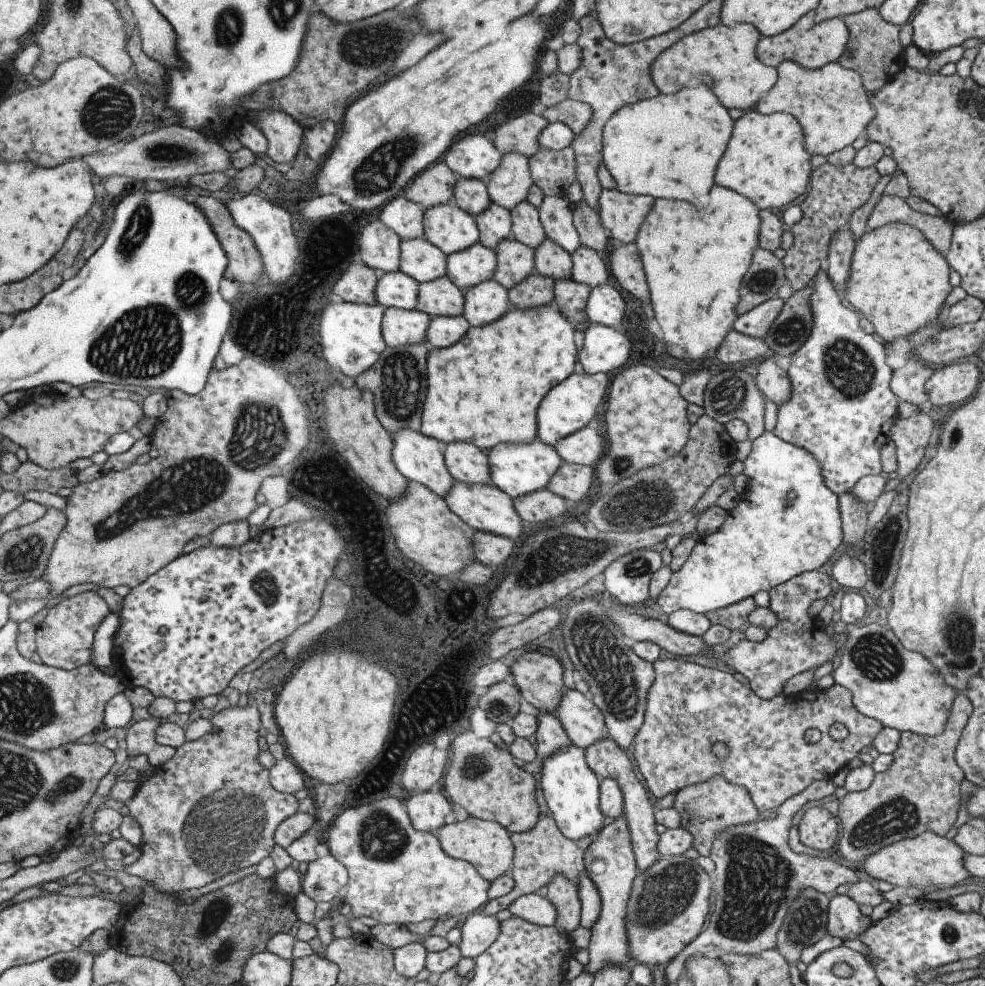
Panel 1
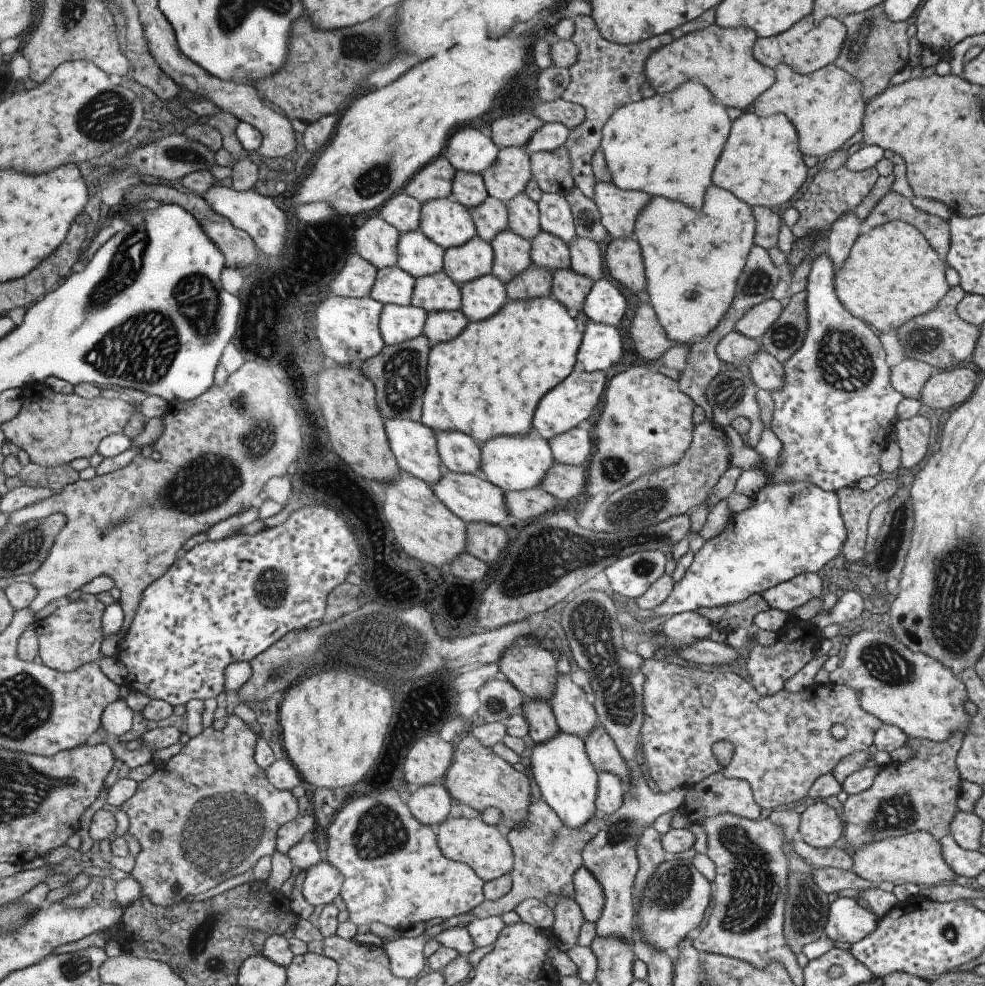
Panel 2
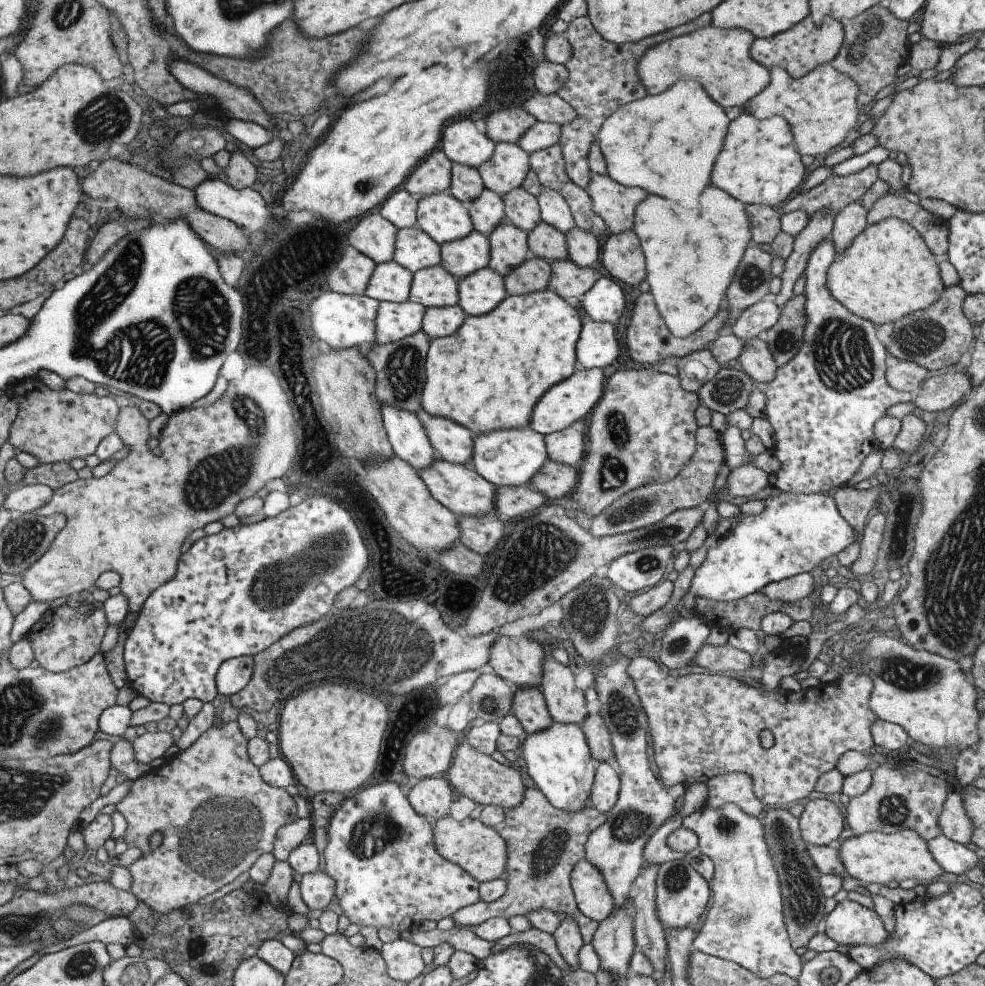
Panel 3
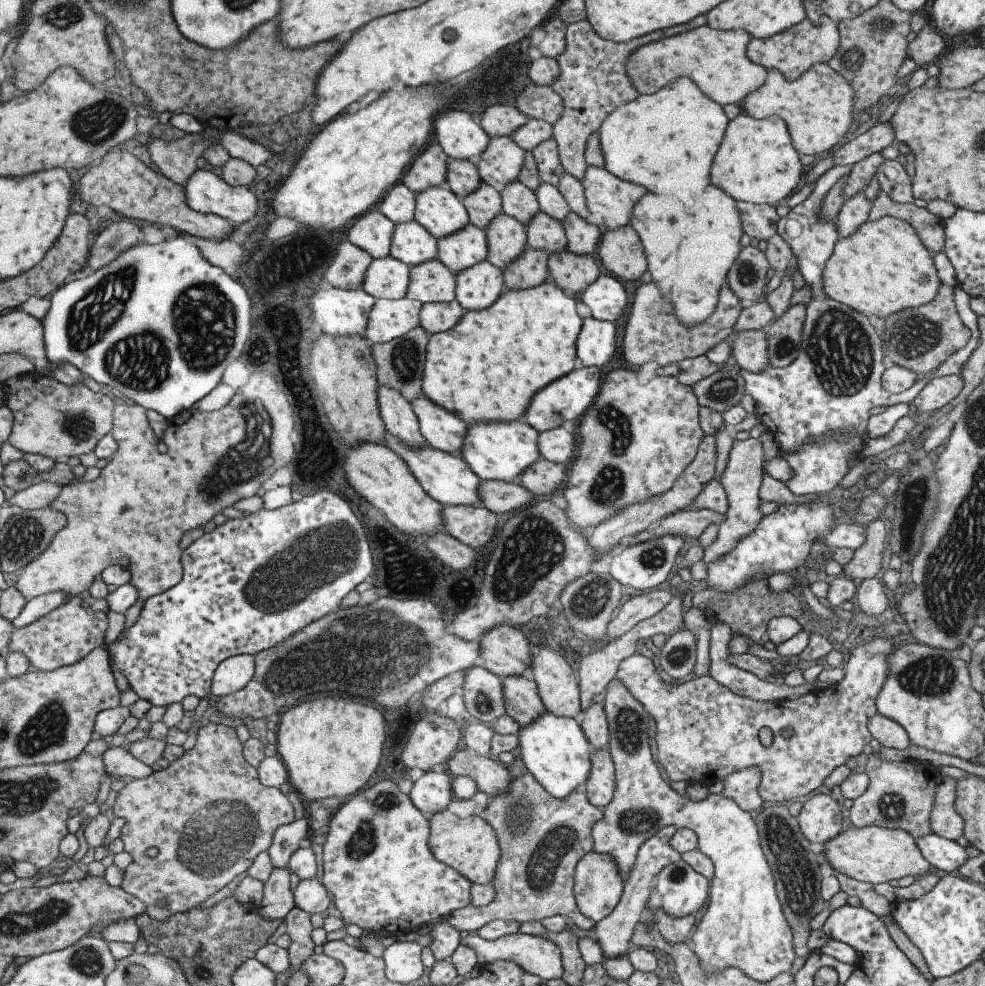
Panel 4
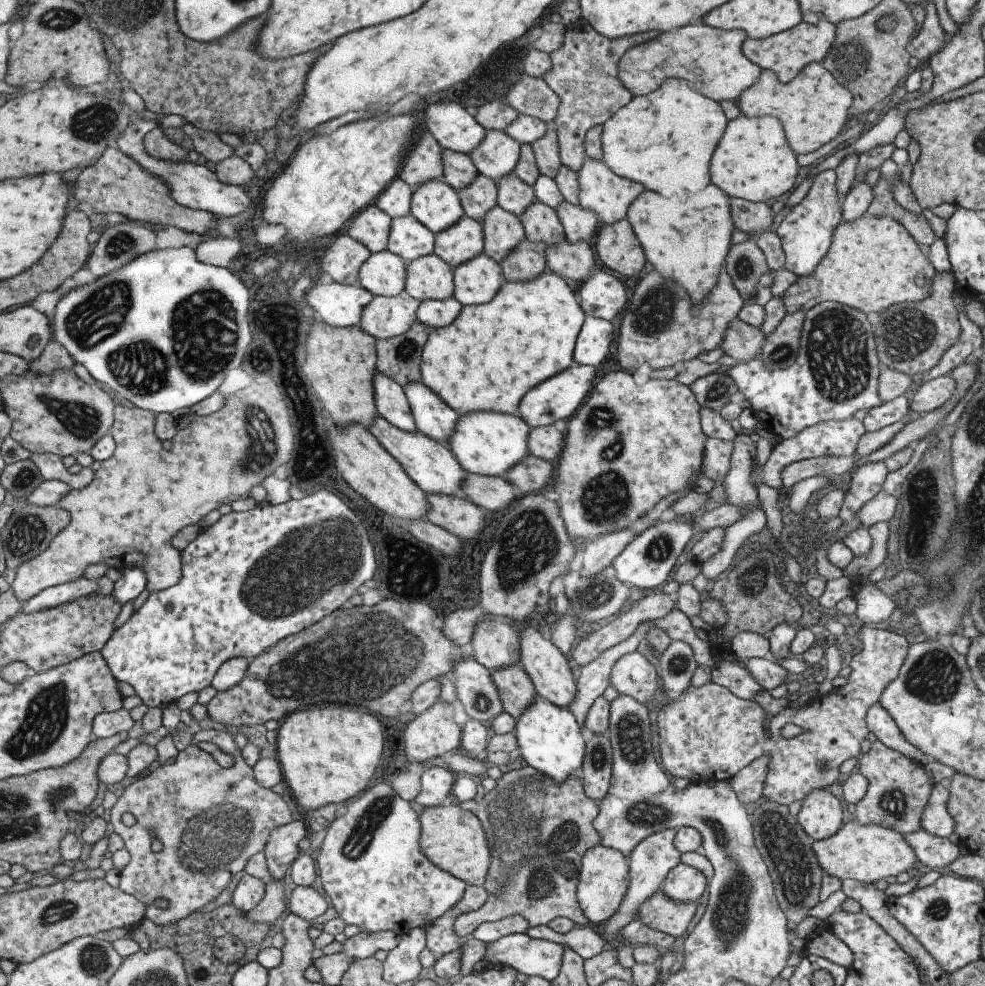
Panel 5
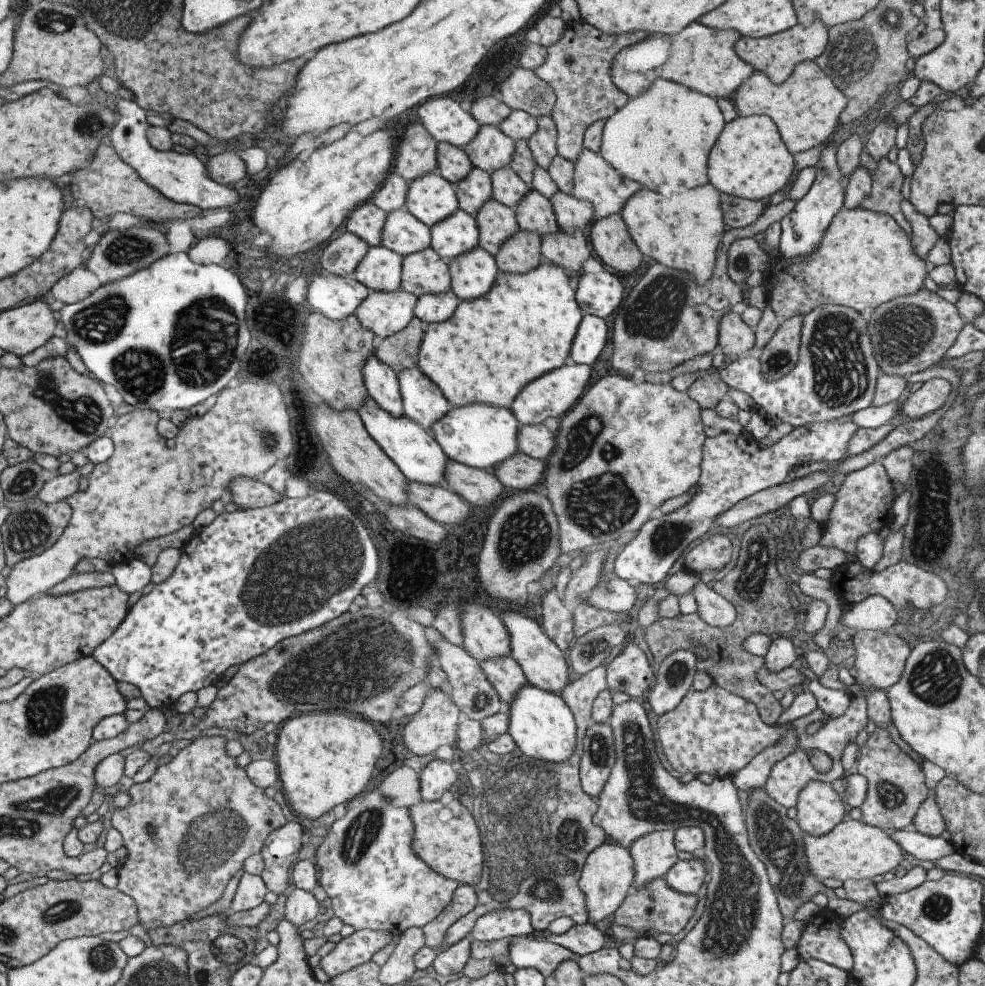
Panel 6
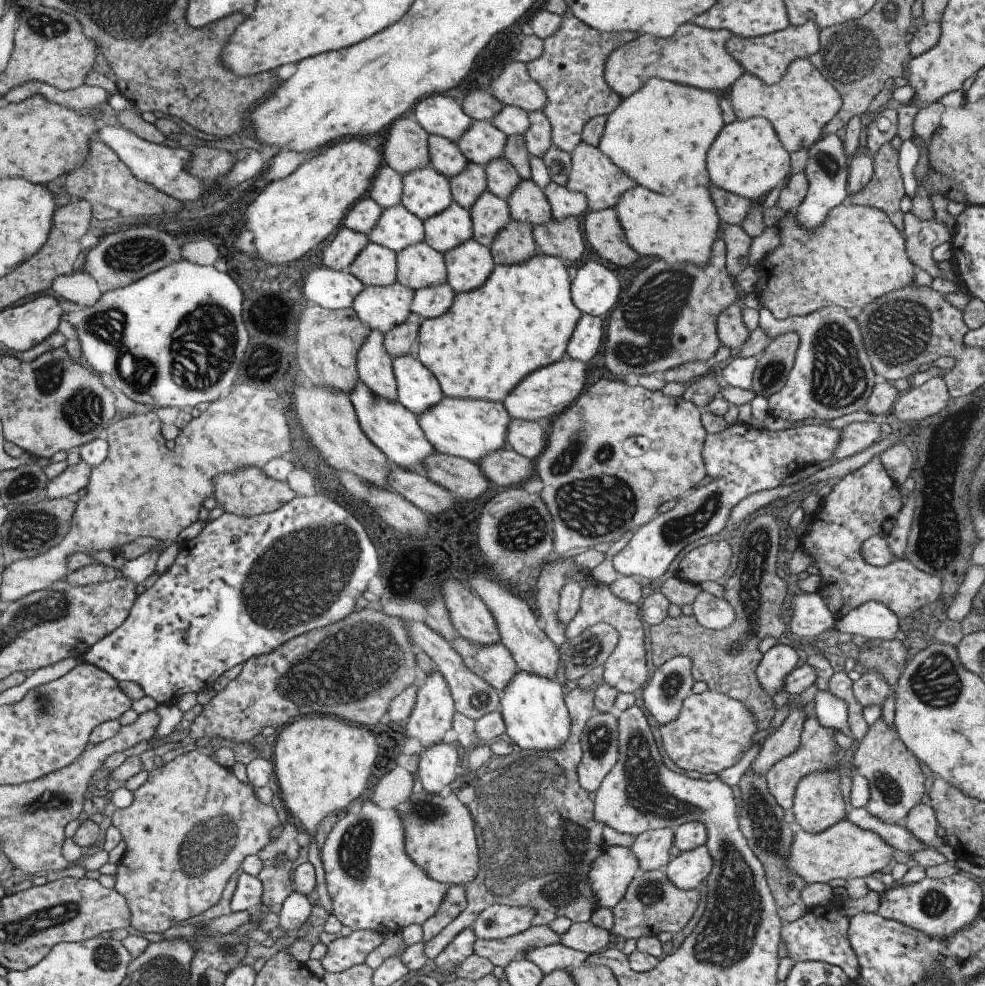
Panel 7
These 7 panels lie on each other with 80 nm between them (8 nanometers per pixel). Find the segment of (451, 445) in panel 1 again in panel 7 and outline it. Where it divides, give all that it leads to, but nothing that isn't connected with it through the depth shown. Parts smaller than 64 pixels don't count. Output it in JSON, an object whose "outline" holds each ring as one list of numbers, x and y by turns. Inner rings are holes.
{"outline":[[409,353,392,358,396,400,415,416,436,405,443,397,437,379,416,356]]}

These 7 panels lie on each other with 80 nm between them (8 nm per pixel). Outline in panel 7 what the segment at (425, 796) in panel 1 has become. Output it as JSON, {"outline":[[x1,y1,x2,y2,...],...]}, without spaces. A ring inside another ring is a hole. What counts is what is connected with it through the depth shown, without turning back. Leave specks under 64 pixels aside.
{"outline":[[437,742,419,752,415,773,419,789,427,794,439,794,445,785,454,781,459,762,455,747,455,744]]}

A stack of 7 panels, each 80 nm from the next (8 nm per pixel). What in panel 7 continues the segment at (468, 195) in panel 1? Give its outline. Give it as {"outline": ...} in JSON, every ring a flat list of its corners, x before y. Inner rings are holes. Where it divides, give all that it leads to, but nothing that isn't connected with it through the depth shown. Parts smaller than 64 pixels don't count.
{"outline":[[427,135,428,164,445,178,459,174,466,158,455,143,437,135]]}

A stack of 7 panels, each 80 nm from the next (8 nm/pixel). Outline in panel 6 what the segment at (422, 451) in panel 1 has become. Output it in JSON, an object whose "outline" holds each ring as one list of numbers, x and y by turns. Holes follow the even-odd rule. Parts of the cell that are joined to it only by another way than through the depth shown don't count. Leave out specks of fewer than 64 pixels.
{"outline":[[374,353,365,360,361,376,367,395,383,412,387,412,387,416,405,416,395,372,383,362,377,362]]}

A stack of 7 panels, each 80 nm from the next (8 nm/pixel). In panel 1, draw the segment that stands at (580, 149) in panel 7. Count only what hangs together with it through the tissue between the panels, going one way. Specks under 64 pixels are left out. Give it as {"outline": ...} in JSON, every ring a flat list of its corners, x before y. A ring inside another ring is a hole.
{"outline":[[601,188,597,204,601,230,617,244,627,244,634,242,637,231,649,212,649,206,653,204,653,198,622,193,616,188]]}

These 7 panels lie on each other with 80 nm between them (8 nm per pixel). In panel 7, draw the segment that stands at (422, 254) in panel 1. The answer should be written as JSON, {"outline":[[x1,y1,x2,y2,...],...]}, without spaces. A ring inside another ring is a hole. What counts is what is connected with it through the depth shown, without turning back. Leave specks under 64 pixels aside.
{"outline":[[399,202,382,208,377,222,366,237,372,243,383,245,396,253,407,245,424,240,422,220,405,210]]}

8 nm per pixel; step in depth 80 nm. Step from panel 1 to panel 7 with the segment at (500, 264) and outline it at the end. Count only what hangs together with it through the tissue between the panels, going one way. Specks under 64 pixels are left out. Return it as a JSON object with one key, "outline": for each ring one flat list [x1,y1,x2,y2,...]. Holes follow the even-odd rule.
{"outline":[[486,188,478,194,476,201,468,208,472,224,472,237,483,246,490,248,493,237,510,220,507,203]]}

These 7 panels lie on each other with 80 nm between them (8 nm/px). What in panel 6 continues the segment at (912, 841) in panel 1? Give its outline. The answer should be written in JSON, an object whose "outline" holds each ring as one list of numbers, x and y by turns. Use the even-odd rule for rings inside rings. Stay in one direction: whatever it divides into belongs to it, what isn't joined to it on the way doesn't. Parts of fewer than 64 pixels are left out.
{"outline":[[841,820,833,830,823,836,813,837,803,834,803,854,809,868,809,874,818,882,826,879,871,880,874,876,883,876,897,868,907,859,906,853,889,833,879,828,868,826,857,820]]}

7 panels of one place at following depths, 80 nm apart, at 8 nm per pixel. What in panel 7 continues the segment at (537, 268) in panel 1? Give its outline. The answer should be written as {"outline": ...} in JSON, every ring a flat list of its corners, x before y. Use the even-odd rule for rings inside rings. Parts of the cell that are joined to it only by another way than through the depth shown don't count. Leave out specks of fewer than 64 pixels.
{"outline":[[520,178,505,202,513,220,525,221,533,226,552,218,544,192,530,178]]}

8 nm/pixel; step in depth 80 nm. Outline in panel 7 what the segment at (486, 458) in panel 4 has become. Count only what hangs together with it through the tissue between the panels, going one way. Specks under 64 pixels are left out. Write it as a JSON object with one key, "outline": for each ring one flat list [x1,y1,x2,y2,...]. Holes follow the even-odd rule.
{"outline":[[448,396,441,397,436,405,431,405,416,416,425,440,435,451,461,457,475,464,486,454,506,446,504,436,509,419,510,416,500,402]]}

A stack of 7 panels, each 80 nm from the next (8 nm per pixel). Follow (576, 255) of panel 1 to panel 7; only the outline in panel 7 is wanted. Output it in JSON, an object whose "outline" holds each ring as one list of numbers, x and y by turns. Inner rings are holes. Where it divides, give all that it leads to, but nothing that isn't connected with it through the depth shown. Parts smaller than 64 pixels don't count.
{"outline":[[551,180,542,191,550,206,553,219,560,221,566,216,581,216,587,212,586,198,580,192,569,190,566,186]]}

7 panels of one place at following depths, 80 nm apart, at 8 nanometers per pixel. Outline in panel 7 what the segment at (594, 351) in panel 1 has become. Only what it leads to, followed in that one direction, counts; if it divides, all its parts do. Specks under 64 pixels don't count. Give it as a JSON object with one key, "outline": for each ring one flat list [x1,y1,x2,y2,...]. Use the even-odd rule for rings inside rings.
{"outline":[[581,313,566,344,566,353,572,359,586,363,601,346,603,322,601,317]]}

